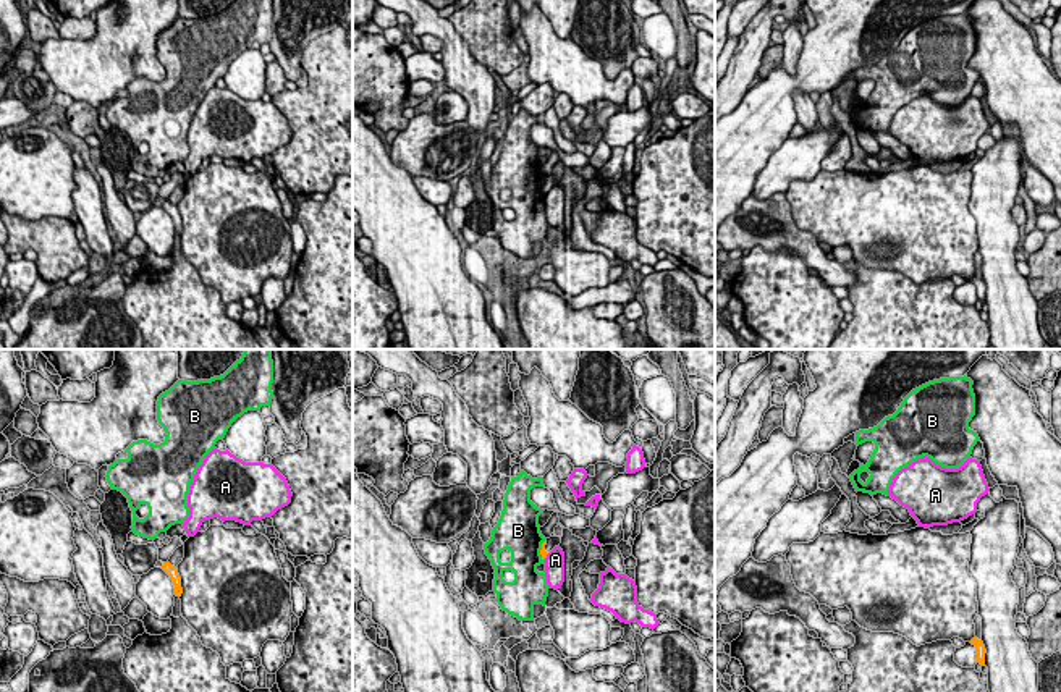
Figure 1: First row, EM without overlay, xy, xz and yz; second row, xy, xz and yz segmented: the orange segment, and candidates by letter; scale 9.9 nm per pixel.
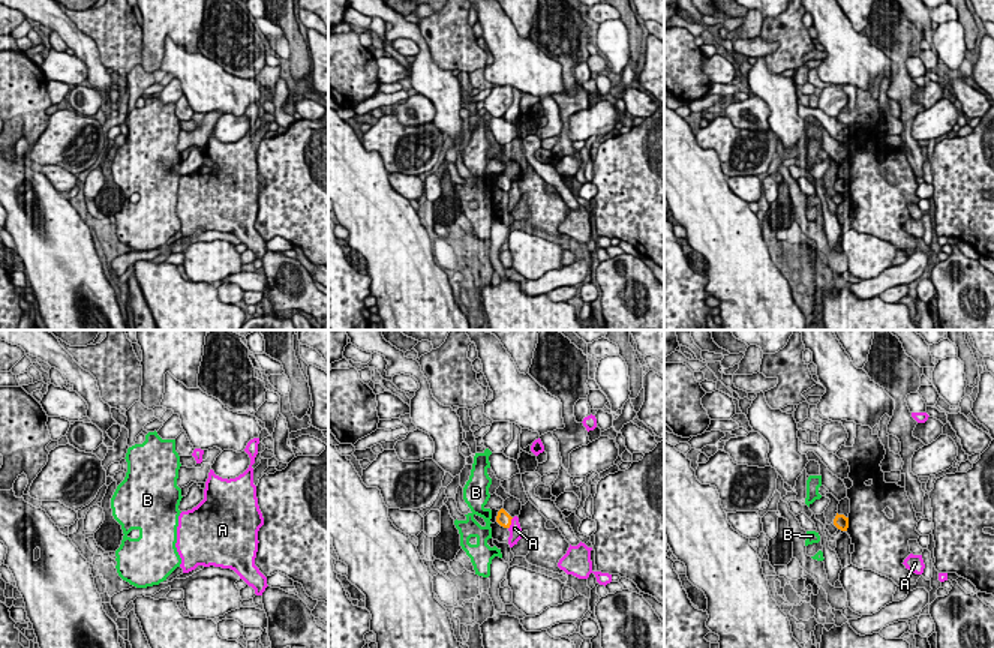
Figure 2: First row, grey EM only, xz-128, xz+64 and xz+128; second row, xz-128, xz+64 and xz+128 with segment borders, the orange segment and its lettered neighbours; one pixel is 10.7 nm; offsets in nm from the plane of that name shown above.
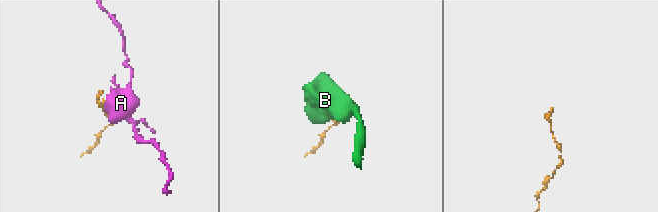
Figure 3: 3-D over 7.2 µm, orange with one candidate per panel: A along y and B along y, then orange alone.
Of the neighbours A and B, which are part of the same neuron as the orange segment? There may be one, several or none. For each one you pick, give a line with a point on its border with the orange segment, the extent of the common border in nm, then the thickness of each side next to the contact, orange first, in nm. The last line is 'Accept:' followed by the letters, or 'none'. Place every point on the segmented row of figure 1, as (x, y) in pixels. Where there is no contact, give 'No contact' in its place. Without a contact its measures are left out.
Accept: none

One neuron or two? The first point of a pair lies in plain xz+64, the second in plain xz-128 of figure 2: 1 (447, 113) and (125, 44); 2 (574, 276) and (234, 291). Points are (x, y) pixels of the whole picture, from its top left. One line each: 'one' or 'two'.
1: two
2: two

